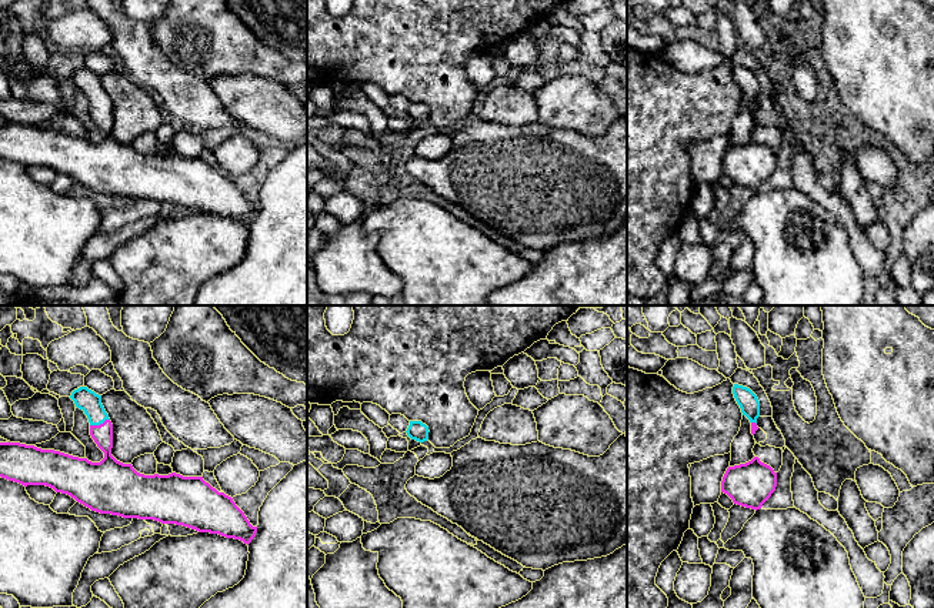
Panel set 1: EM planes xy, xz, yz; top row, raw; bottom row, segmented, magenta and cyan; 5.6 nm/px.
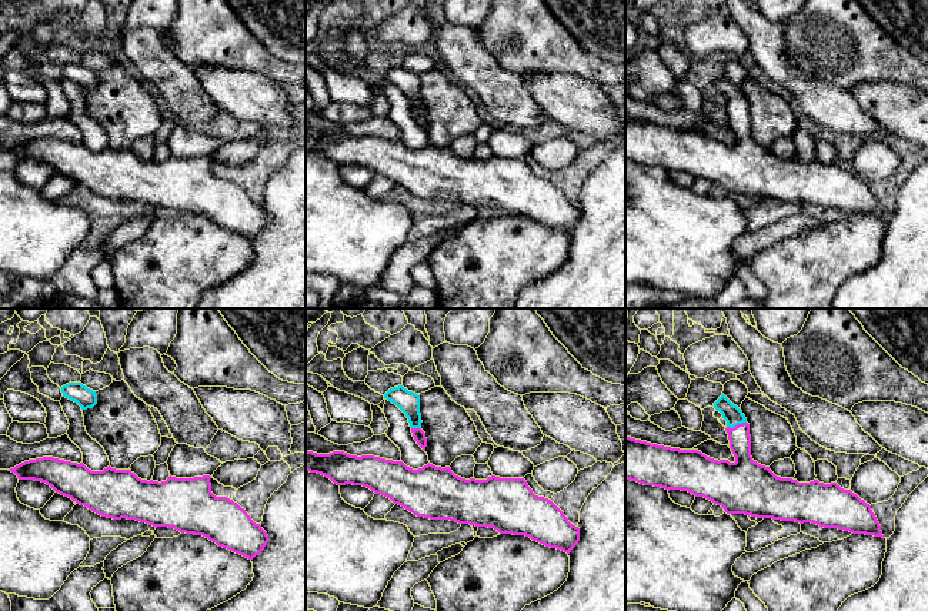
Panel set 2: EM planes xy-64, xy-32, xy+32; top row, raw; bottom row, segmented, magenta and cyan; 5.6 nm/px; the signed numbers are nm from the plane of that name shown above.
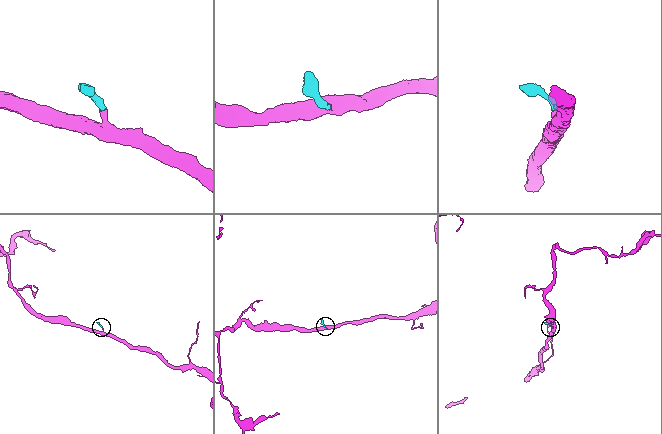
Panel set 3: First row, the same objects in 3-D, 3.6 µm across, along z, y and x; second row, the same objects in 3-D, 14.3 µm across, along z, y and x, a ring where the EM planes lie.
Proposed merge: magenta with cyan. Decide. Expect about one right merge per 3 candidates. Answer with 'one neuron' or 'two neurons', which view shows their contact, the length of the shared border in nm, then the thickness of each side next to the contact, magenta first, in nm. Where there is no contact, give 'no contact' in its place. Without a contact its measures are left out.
one neuron; meets magenta in xy; contact 120 nm long; 120 nm thick on the magenta side, 120 nm on the other

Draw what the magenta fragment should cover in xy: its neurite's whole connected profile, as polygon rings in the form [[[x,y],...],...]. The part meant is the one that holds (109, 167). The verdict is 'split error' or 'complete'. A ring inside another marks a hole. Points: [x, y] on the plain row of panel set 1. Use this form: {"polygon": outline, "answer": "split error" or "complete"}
{"polygon": [[[80,67],[70,76],[76,87],[83,90],[90,103],[90,116],[104,133],[100,143],[73,137],[54,130],[41,130],[20,123],[0,123],[0,157],[27,166],[46,166],[56,173],[67,174],[77,183],[100,194],[111,194],[123,198],[154,200],[161,204],[183,206],[199,213],[219,214],[226,218],[240,220],[250,224],[256,217],[253,207],[244,193],[231,177],[219,173],[203,157],[183,157],[171,153],[169,156],[144,156],[137,153],[131,144],[123,144],[111,136],[113,104],[101,84],[101,76]]], "answer": "split error"}

